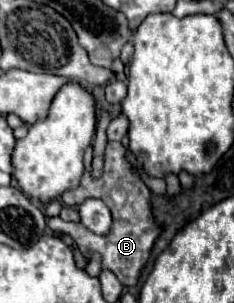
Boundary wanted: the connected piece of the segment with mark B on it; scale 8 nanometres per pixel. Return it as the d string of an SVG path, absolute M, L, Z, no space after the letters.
M109 142L107 150L105 150L105 168L101 178L91 178L91 158L93 158L93 146L89 146L85 150L85 172L81 176L81 182L75 190L63 194L63 196L79 196L79 198L101 198L111 214L113 214L113 226L111 232L107 236L97 236L91 230L87 230L85 226L81 226L79 222L65 222L65 220L57 220L55 218L47 218L47 224L53 232L61 232L61 234L69 234L79 250L89 258L89 250L97 250L103 256L103 268L111 270L113 274L117 274L117 278L125 284L125 286L135 286L141 274L141 268L147 264L149 254L151 254L151 246L155 242L155 238L161 234L161 228L155 224L153 216L151 216L151 204L149 204L149 188L143 184L143 180L139 178L137 170L127 162L125 158L125 148L121 146L121 142Z

